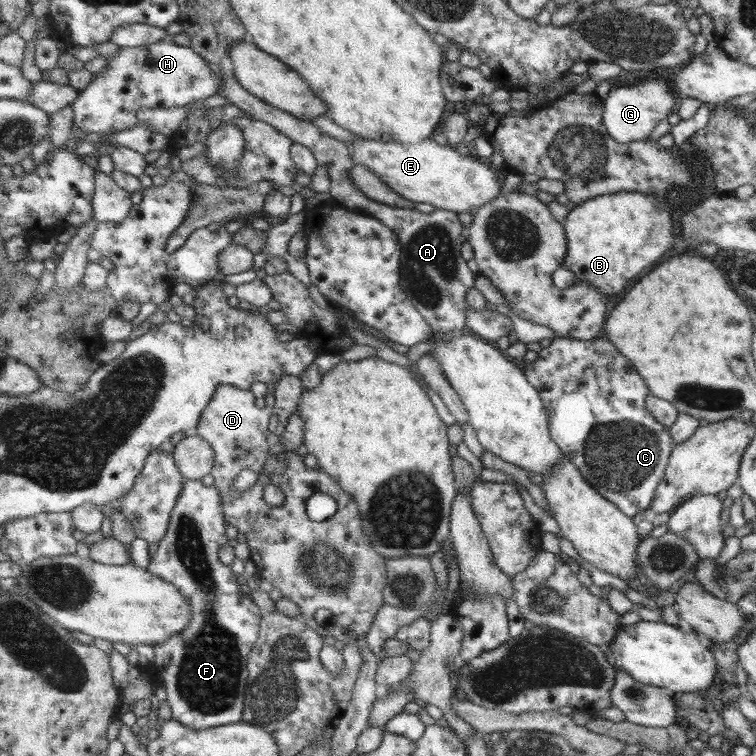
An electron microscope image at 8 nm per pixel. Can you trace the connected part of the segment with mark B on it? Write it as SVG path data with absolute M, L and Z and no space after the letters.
M616 192L586 200L570 209L564 222L567 250L561 268L574 274L574 284L592 286L606 296L624 290L632 278L656 264L672 242L675 244L668 200L640 192Z

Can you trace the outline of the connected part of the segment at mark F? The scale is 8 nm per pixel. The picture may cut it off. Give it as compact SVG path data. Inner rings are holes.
M188 479L172 514L169 532L147 568L178 586L192 606L190 625L166 643L154 646L155 661L144 667L143 674L166 689L173 719L193 730L245 721L249 662L260 640L265 615L245 593L248 576L236 574L231 565L220 560L222 546L233 543L222 500L216 486Z

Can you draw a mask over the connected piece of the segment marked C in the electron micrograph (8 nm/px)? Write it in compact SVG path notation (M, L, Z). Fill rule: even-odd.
M601 333L593 340L553 338L550 346L524 370L548 409L549 430L554 442L561 448L563 456L578 467L589 486L613 502L626 516L633 517L646 510L663 478L674 442L668 428L656 422L646 409L645 400L650 392L636 367Z

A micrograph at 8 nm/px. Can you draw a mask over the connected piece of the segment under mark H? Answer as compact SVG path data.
M172 40L137 47L123 47L108 58L108 69L96 73L94 81L80 92L73 104L73 129L76 141L88 138L88 131L100 133L122 132L138 126L138 112L142 108L174 108L188 106L197 100L222 95L222 76L198 51Z

